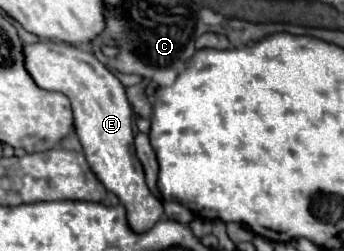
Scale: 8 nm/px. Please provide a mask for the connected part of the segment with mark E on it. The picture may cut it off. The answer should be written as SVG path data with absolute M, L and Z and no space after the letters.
M40 41L34 45L24 45L24 57L26 69L42 89L60 91L70 99L74 111L74 131L80 139L88 167L94 171L96 179L126 207L130 229L134 233L152 229L152 225L162 219L164 207L146 187L144 169L134 155L132 107L118 77L108 67L104 67L90 51L70 43Z

